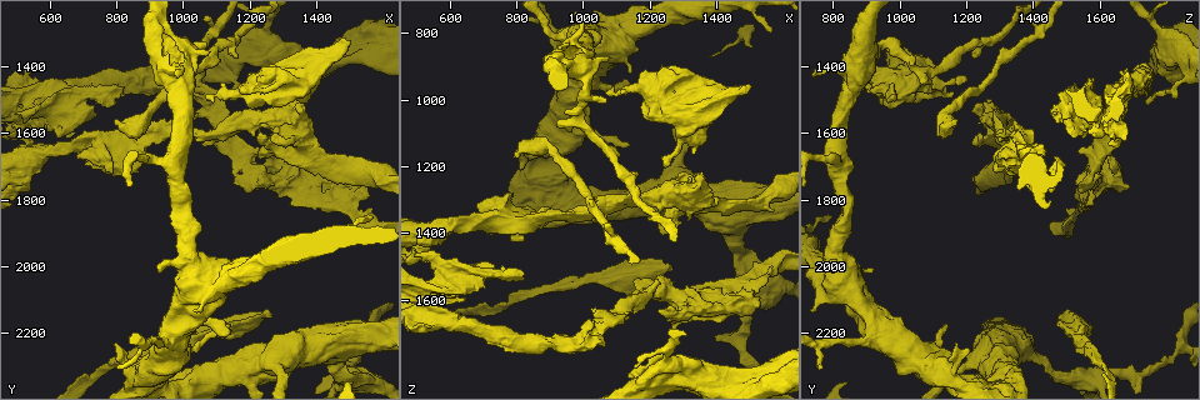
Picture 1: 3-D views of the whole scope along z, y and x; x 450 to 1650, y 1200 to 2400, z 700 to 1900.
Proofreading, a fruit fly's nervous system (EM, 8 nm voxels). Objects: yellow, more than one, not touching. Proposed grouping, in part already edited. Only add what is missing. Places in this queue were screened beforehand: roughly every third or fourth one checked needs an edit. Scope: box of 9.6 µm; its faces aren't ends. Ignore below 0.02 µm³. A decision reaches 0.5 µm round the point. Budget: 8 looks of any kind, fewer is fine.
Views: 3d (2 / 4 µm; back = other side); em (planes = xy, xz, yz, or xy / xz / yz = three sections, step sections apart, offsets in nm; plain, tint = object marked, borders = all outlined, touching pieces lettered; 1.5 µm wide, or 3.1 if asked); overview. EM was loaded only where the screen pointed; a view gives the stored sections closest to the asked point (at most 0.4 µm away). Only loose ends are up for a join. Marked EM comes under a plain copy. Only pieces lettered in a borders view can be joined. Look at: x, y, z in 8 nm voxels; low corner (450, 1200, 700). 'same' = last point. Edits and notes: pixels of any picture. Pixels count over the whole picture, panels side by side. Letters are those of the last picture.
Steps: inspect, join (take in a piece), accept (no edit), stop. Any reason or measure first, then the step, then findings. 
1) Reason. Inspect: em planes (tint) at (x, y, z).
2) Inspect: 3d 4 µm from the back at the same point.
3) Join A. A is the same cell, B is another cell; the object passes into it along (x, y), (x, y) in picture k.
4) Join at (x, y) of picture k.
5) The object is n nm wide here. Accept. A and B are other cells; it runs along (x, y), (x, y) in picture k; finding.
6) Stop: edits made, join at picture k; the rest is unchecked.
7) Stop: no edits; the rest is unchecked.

Branch stops here. Inspect: 3d 2 µm at (1160, 1750, 1540).

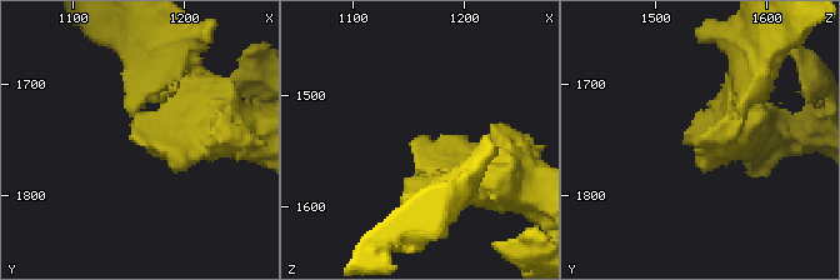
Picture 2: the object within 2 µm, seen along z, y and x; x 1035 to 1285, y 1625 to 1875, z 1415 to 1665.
Inspect: em planes (borders) at (1164, 1758, 1536).

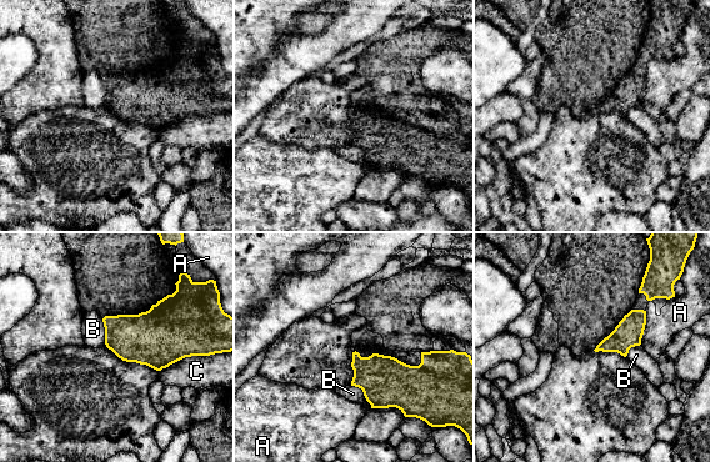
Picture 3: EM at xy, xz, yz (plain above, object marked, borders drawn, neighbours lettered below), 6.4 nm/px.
Accept. A, B and C are other cells; a border runs along (351, 385), (361, 390), (371, 407) in picture 3; none of them fits.

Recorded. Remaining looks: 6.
An open end. Inspect: em xz step 8 (borders) at (1260, 2140, 1500).

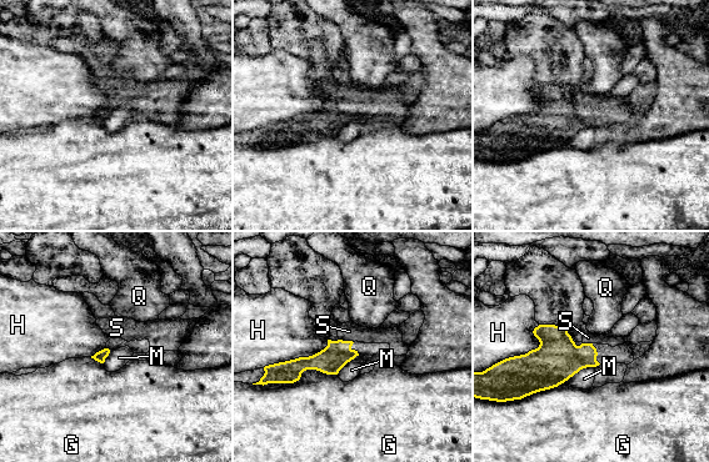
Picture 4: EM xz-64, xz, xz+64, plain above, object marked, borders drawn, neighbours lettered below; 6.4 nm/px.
Cut it another way. Inspect: em planes (borders) at the same point.

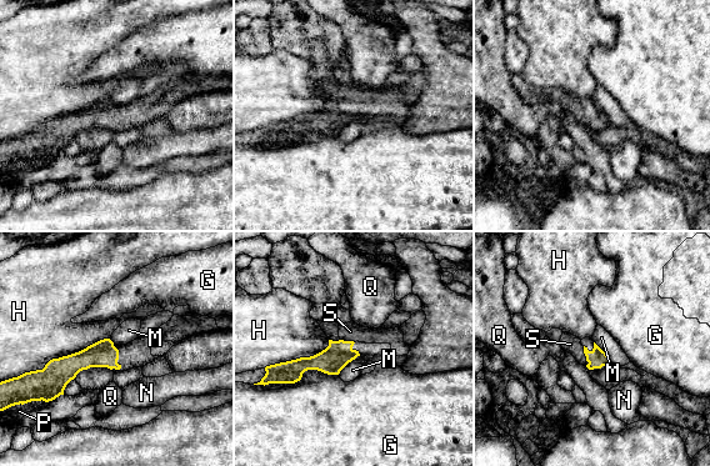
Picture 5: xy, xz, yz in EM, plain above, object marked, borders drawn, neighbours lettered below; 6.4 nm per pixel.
Join S. S is the same cell, G, H, M, N, P and Q are other cells; the object passes into it along (331, 360), (348, 341), (350, 331) in picture 5; the neuron continues.

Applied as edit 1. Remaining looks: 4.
Inspect: 3d 4 µm at (1490, 1330, 960).

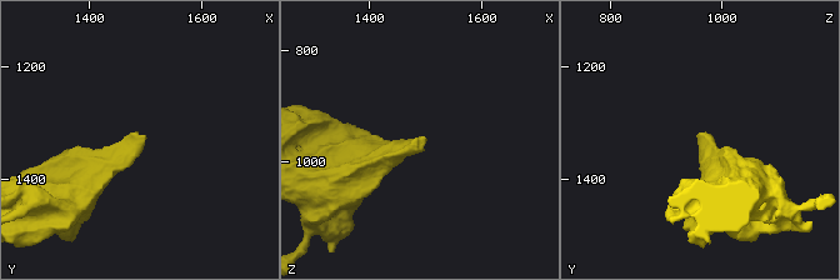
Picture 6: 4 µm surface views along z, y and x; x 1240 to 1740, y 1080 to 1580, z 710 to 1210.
Need the tissue. Inspect: em yz step 8 (borders) at (1500, 1325, 950).

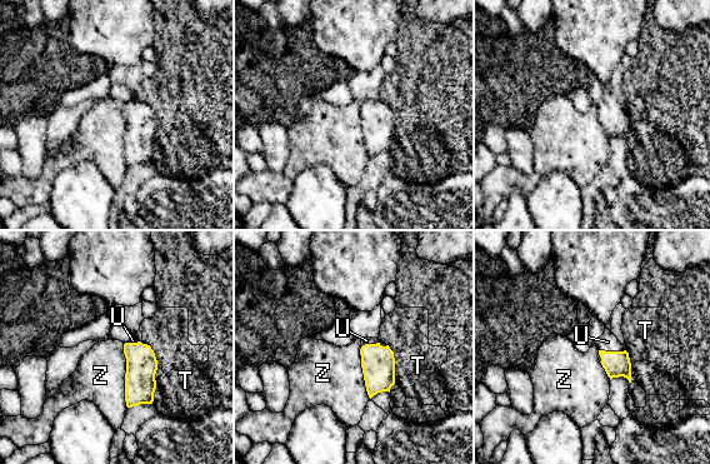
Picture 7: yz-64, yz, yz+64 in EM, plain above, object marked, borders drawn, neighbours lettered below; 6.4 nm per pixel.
Inspect: em planes (borders) at the same point.

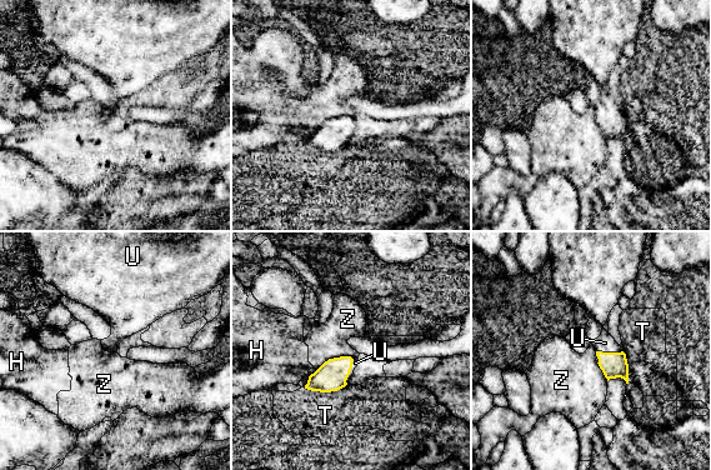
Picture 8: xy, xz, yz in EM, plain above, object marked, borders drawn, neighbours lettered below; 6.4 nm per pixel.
Join U. U is the same cell, H, T and Z are other cells; the object passes into it along (333, 374), (350, 370), (355, 363) in picture 8; it goes on there.

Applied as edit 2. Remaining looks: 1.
Stop: edits made, join at picture 5, join at picture 8; the rest is unchecked.

